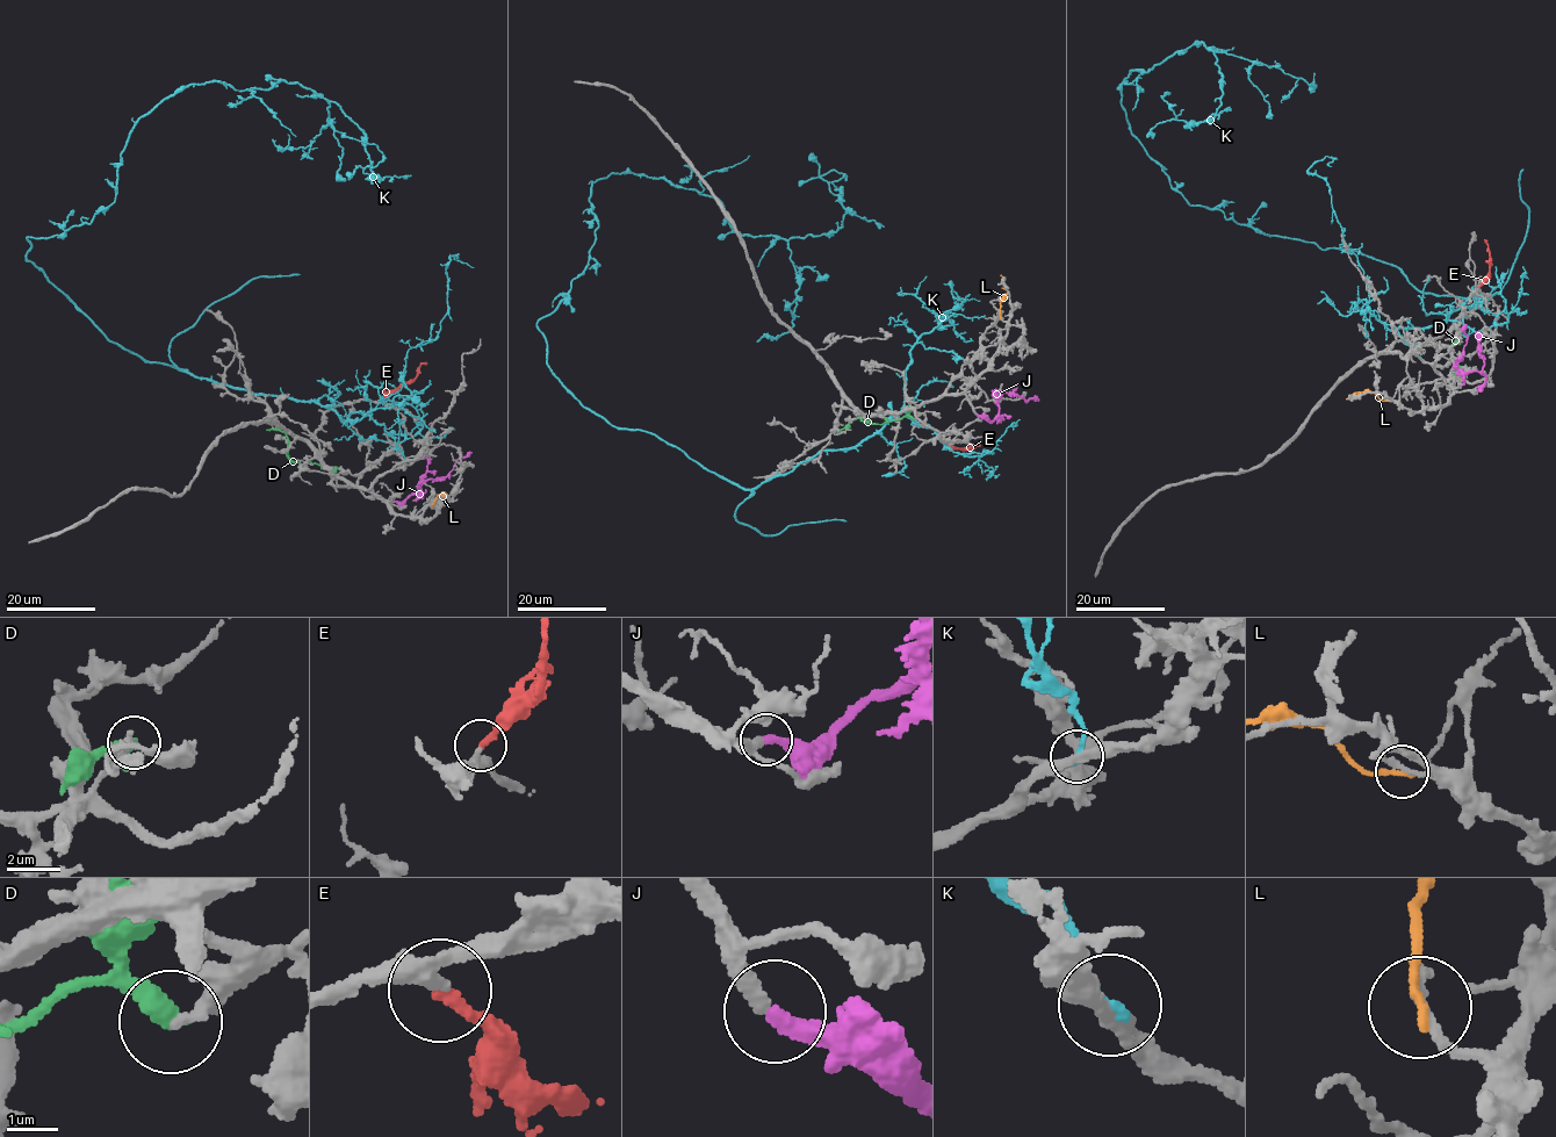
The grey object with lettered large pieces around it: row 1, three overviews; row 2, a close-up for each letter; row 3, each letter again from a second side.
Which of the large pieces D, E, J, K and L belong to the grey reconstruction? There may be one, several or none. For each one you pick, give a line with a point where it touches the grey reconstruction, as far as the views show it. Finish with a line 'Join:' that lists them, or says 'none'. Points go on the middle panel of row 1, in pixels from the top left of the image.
E: (942, 438)
J: (977, 414)
Join: E, J

